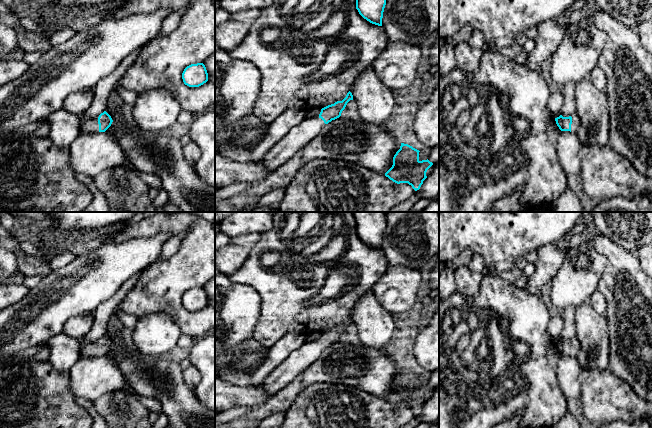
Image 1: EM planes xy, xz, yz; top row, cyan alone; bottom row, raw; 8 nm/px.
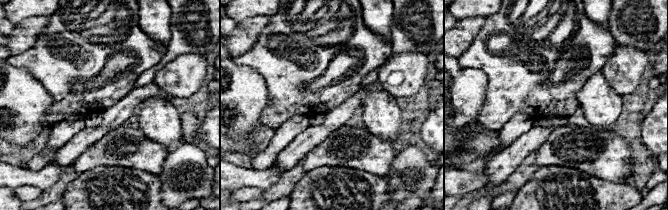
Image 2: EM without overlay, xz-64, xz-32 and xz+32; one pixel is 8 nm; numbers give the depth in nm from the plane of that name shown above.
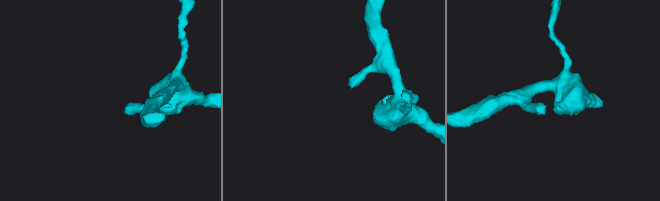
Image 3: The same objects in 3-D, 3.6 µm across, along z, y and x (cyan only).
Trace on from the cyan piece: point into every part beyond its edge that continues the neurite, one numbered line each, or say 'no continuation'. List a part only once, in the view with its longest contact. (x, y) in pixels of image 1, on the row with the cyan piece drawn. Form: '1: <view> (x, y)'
1: xy (85, 125)

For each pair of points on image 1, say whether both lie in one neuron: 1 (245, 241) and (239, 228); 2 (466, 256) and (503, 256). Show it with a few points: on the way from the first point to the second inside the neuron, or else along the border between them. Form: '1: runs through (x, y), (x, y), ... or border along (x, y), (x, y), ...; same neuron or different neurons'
1: border along (261, 233), (244, 233), (231, 238); different neurons
2: border along (473, 253), (469, 249), (464, 249), (449, 260); different neurons

